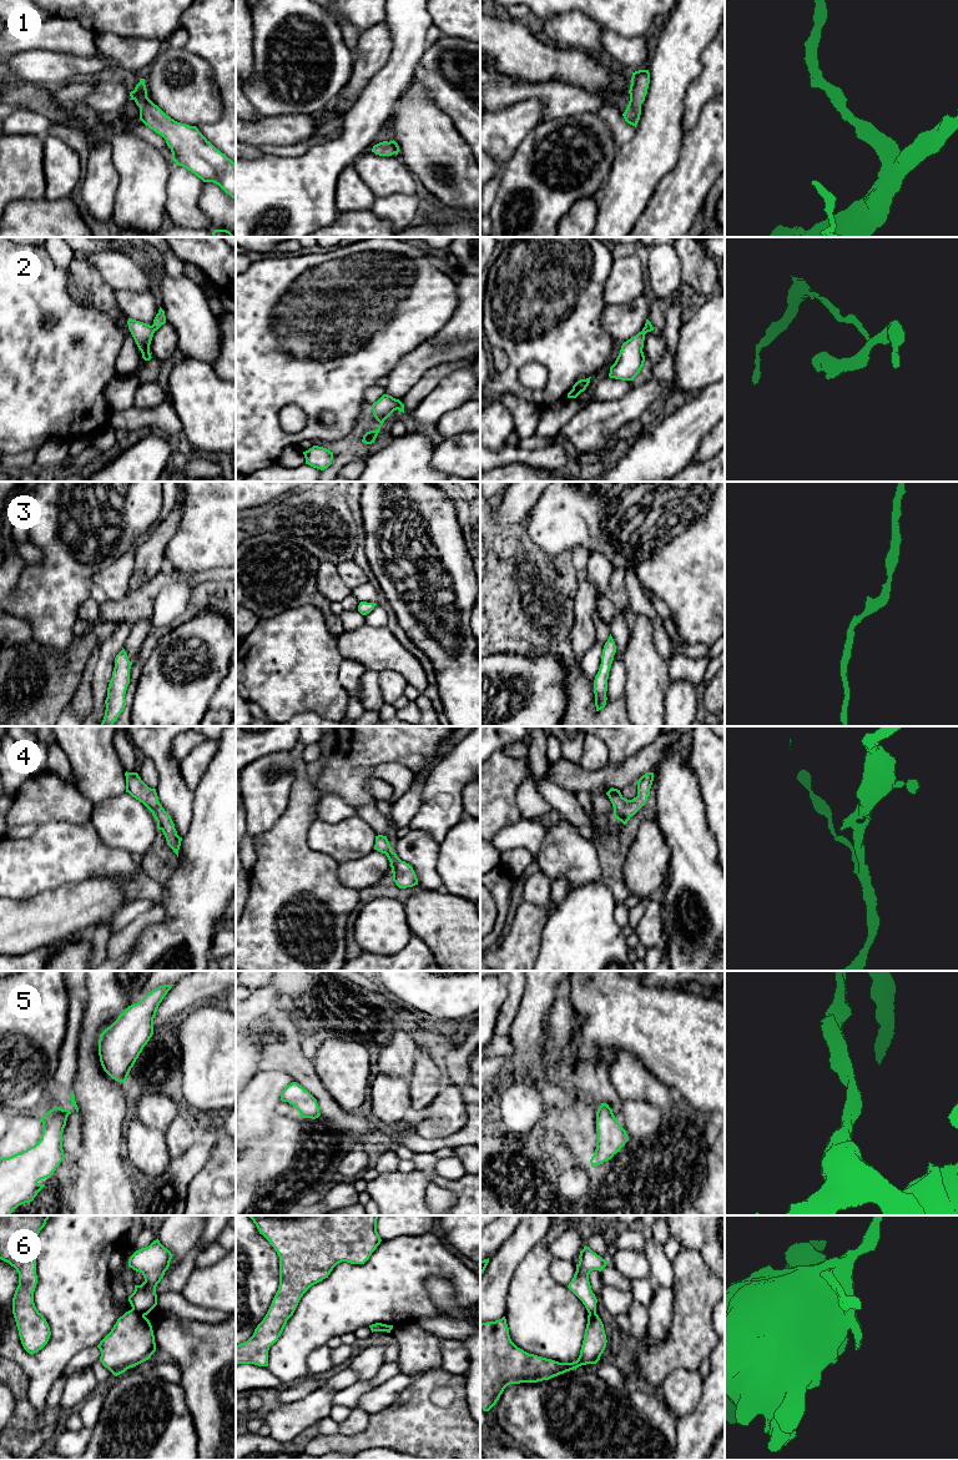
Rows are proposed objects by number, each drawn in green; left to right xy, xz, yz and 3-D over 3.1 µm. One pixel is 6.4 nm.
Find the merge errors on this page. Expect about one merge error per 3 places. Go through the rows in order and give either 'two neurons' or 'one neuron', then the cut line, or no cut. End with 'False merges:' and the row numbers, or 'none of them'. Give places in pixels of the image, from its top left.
1: one neuron | no cut
2: two neurons | xy (151, 326), (155, 330)
3: one neuron | no cut
4: one neuron | no cut
5: one neuron | no cut
6: two neurons | xy (132, 1308), (144, 1315)
False merges: 2, 6

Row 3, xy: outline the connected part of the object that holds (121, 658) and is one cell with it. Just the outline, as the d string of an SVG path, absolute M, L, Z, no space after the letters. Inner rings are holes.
M122 648L115 658L115 668L107 688L106 710L101 726L112 726L126 706L125 694L130 684L131 665L132 663Z

